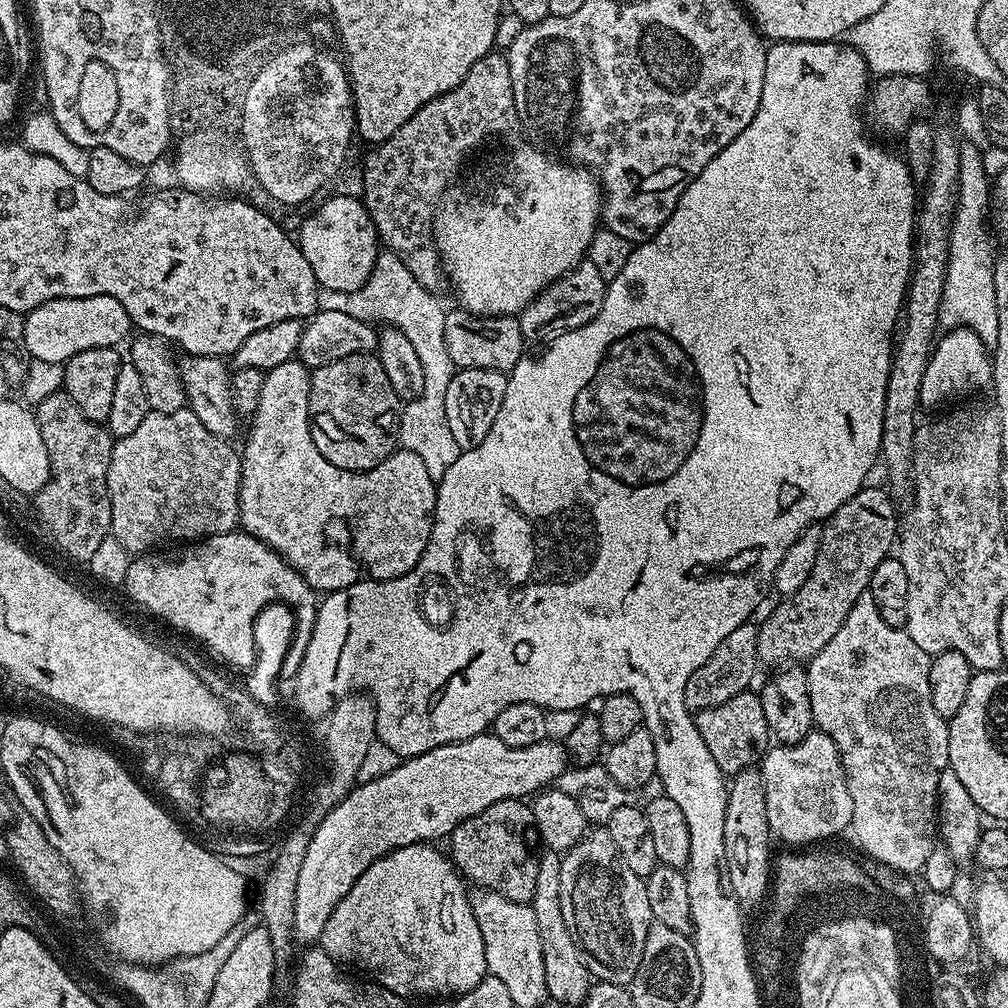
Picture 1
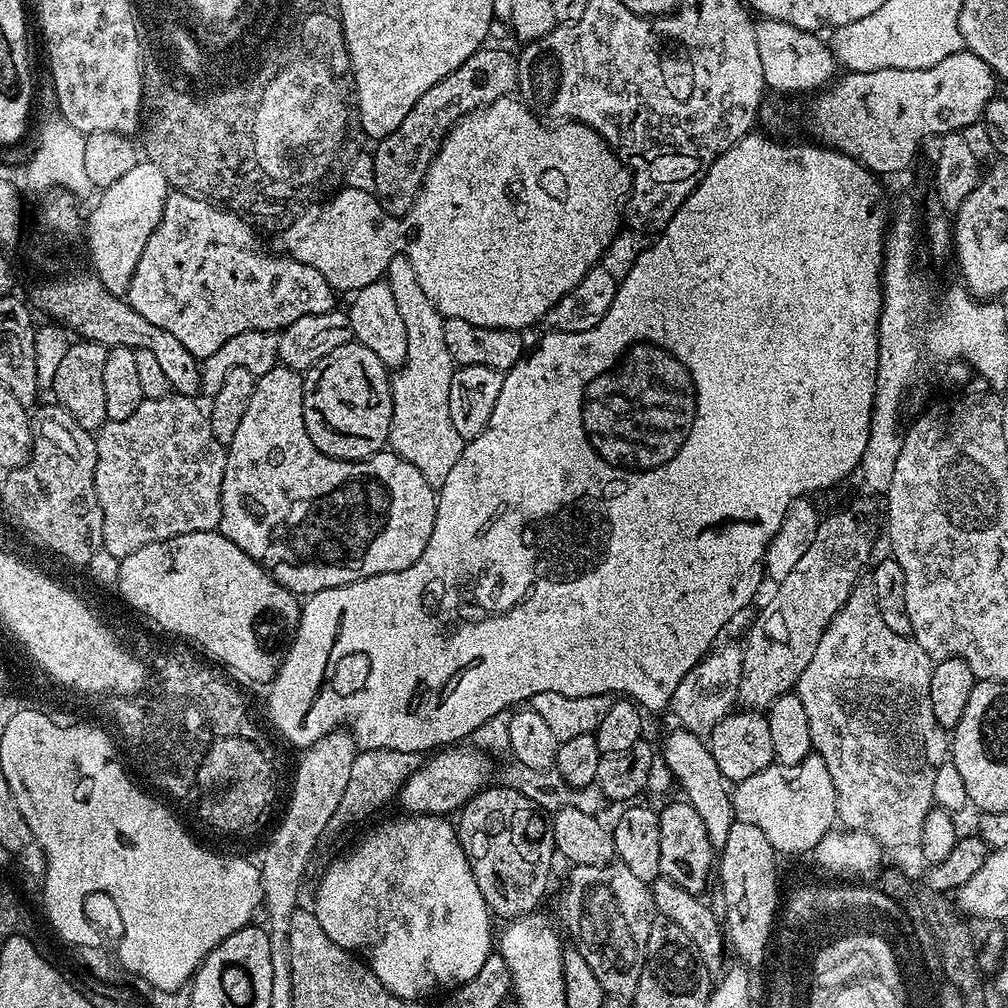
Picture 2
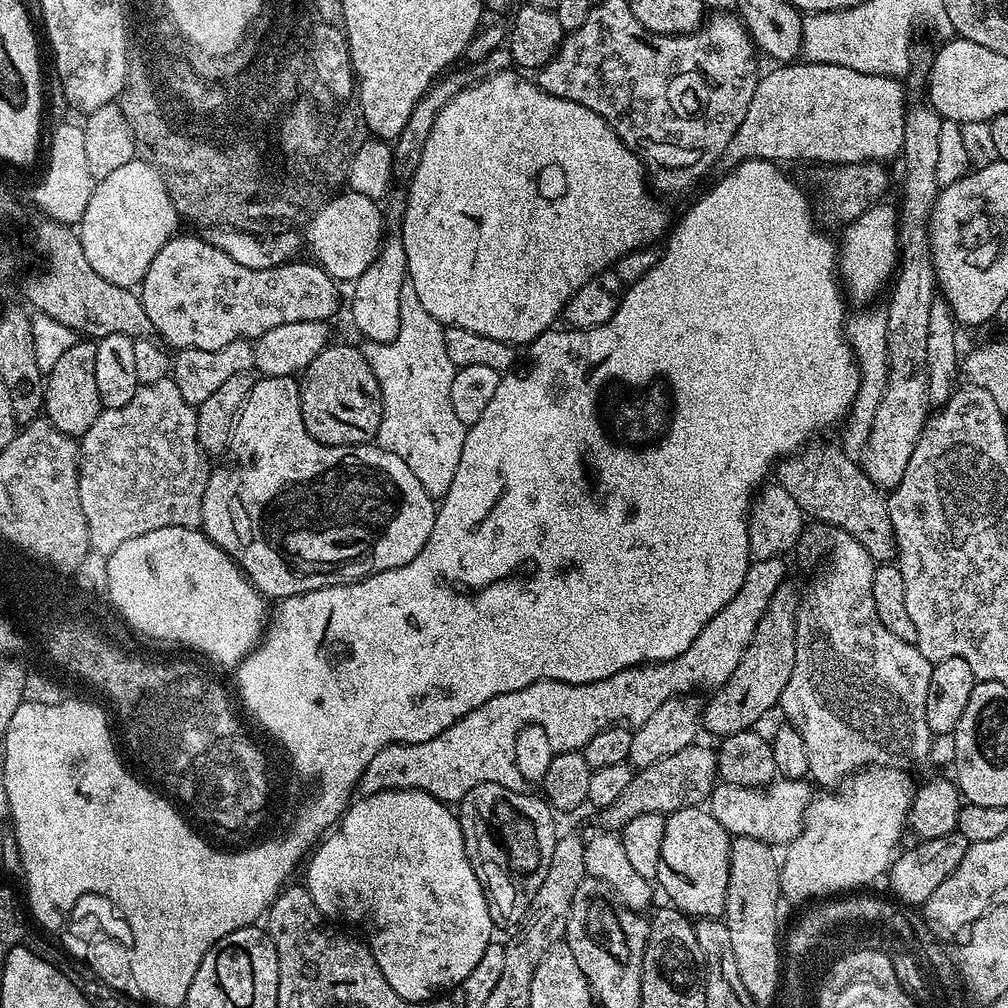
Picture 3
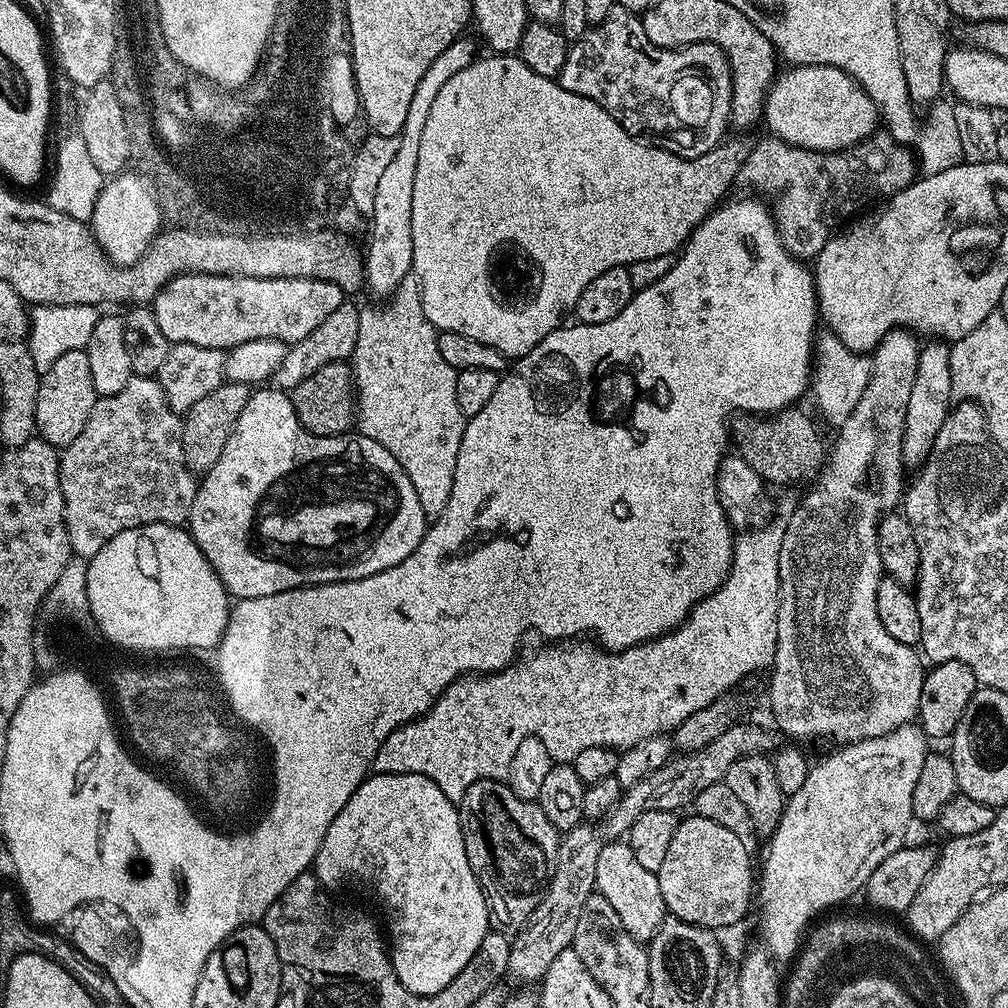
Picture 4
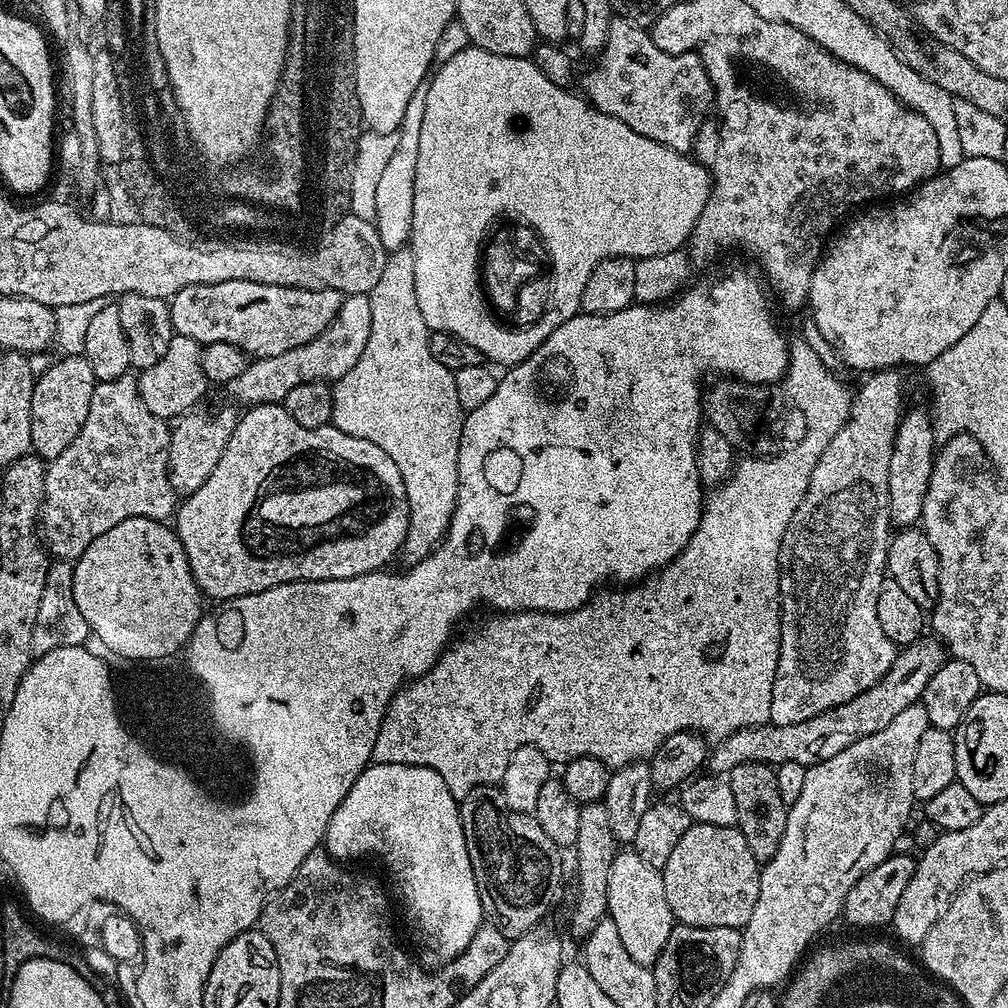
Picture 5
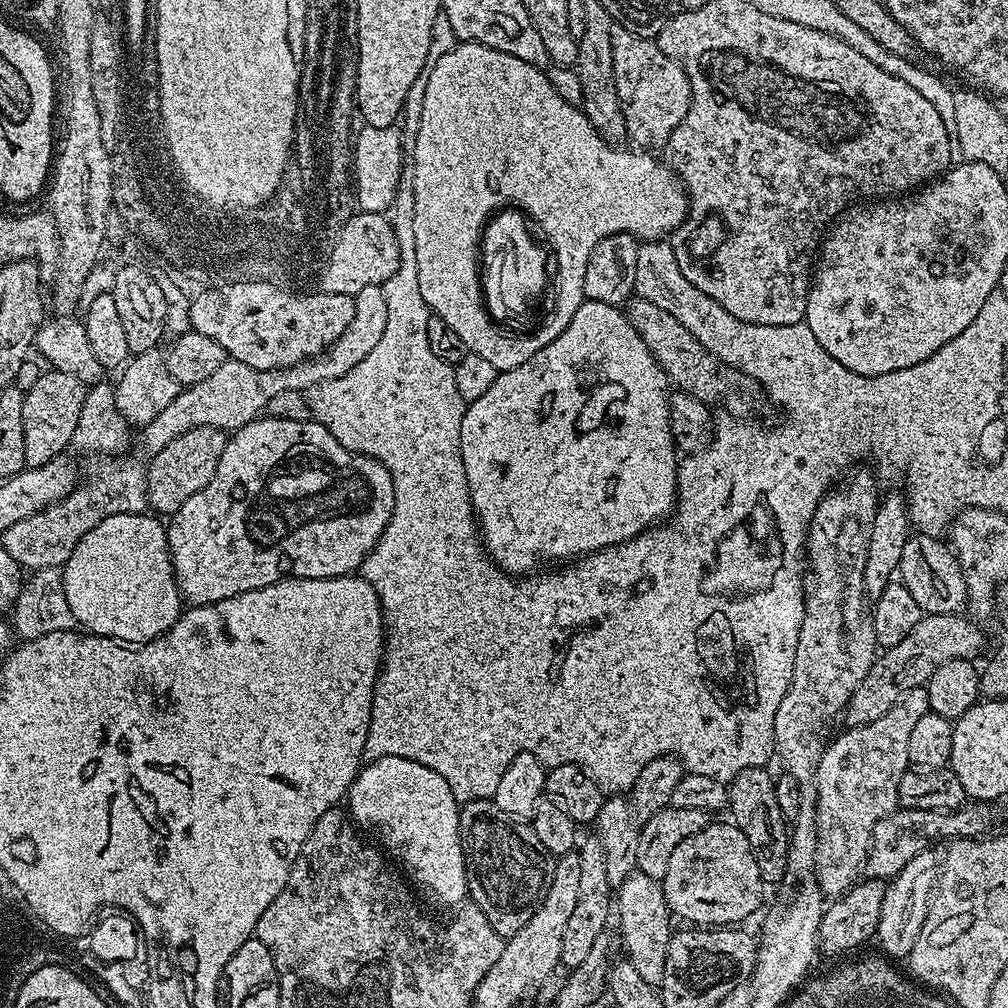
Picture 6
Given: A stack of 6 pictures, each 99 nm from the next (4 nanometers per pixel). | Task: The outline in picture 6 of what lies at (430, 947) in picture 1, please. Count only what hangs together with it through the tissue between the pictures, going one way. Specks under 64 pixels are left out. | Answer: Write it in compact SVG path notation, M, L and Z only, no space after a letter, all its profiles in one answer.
M387 756L367 761L356 773L354 782L348 788L346 808L357 829L369 837L372 835L371 839L426 891L433 892L444 904L459 906L465 903L468 896L468 879L460 837L461 805L454 798L454 790L450 790L450 785L446 783L446 778L442 778L442 774L430 770L430 766L410 762L410 758Z

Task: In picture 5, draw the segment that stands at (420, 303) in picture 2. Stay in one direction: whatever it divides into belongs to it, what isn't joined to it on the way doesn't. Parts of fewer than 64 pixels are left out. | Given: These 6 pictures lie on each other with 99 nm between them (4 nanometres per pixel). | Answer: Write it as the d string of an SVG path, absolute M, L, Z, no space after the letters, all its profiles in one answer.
M385 274L382 278L378 278L374 290L367 293L374 314L374 322L370 324L370 342L366 342L366 350L362 350L362 358L358 358L358 362L354 362L354 370L350 370L342 379L331 385L332 416L330 422L338 430L342 430L342 434L350 434L354 438L366 438L366 442L374 442L374 446L386 450L386 454L390 454L390 458L394 458L394 462L398 466L398 474L402 474L402 482L406 482L406 502L410 506L410 522L408 523L408 533L404 539L402 556L403 559L408 559L409 565L413 565L420 560L425 560L432 553L433 548L444 539L444 533L448 531L448 525L452 522L454 506L458 498L458 470L460 469L458 466L458 446L462 438L462 426L466 413L464 407L458 402L458 393L454 387L454 372L446 370L446 366L441 366L434 359L434 354L430 354L430 346L428 345L430 329L422 318L422 310L418 310L418 294L414 294L414 278L410 274L392 275Z

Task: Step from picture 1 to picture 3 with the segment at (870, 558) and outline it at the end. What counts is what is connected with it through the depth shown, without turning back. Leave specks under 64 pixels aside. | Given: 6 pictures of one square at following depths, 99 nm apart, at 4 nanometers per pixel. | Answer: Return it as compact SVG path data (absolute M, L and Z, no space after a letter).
M785 582L774 590L770 598L770 606L762 614L762 618L756 623L754 638L750 646L742 654L742 662L734 666L734 674L725 684L720 685L711 693L708 706L702 710L702 728L713 732L716 738L733 736L739 732L746 732L757 727L756 723L767 714L771 708L775 709L782 698L782 690L786 688L786 682L790 680L790 673L794 670L794 650L796 649L796 607L800 604L801 593L791 582Z

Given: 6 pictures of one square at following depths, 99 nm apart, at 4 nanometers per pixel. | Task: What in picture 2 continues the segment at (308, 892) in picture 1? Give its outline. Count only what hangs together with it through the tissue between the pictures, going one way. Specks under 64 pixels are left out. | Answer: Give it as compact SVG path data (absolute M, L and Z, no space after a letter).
M448 746L429 755L425 760L428 761L417 772L415 769L400 787L398 804L404 807L401 809L405 813L447 817L463 808L470 797L478 795L493 783L493 757L475 746Z

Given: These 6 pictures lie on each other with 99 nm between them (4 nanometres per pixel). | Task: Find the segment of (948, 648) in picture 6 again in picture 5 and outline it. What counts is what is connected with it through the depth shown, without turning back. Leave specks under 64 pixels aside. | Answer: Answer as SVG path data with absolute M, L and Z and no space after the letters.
M915 640L897 651L890 670L886 670L878 683L850 698L850 702L842 702L836 708L814 714L806 718L806 722L794 722L790 726L778 726L769 722L760 724L757 728L740 728L730 734L711 749L706 761L707 771L712 774L727 774L734 766L742 766L746 762L773 766L782 762L798 762L807 769L826 762L834 758L834 754L842 754L846 746L854 746L854 742L870 738L870 734L878 734L878 730L890 726L890 722L894 722L895 716L902 714L906 706L917 703L923 697L926 682L930 682L930 678L938 674L945 659L946 649L939 640Z

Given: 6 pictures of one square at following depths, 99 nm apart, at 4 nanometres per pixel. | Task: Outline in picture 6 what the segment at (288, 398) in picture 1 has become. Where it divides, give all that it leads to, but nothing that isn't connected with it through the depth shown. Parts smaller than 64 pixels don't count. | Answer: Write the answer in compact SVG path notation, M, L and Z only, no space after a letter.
M266 416L252 420L246 426L237 428L231 433L226 442L226 450L222 450L222 458L218 458L218 470L214 470L214 478L194 494L194 498L188 499L177 512L170 516L166 524L168 533L168 549L172 552L172 565L176 575L176 585L180 587L181 597L189 605L217 604L226 598L234 598L238 594L246 594L250 590L265 588L271 584L277 584L279 580L295 578L297 580L329 580L335 576L346 576L355 573L364 563L364 559L370 554L370 550L380 541L381 534L386 530L390 518L394 514L396 505L396 491L394 482L382 466L369 456L357 456L348 452L322 426L314 419L300 421L286 421L282 418Z

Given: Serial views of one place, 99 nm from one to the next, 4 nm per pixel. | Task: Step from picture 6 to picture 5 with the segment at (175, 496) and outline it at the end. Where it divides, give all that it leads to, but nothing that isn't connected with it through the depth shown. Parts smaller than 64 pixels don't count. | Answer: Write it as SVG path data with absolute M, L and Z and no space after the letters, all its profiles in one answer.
M212 408L209 412L185 412L171 425L168 477L177 497L194 494L194 490L198 490L198 486L202 486L202 482L210 478L214 466L218 466L218 458L222 458L222 450L226 450L226 442L230 442L230 434L234 434L234 426L238 419L238 412L235 412L237 409L232 408Z

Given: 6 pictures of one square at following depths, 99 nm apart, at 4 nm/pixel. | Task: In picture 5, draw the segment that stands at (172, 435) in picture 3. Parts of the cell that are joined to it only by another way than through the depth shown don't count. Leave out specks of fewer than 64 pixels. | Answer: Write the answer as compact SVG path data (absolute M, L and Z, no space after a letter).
M129 374L97 382L90 414L86 414L78 438L58 458L47 461L38 536L49 557L75 562L94 538L114 530L118 522L126 522L126 518L164 522L178 507L168 477L172 430L169 421L146 410L136 381L137 377Z

